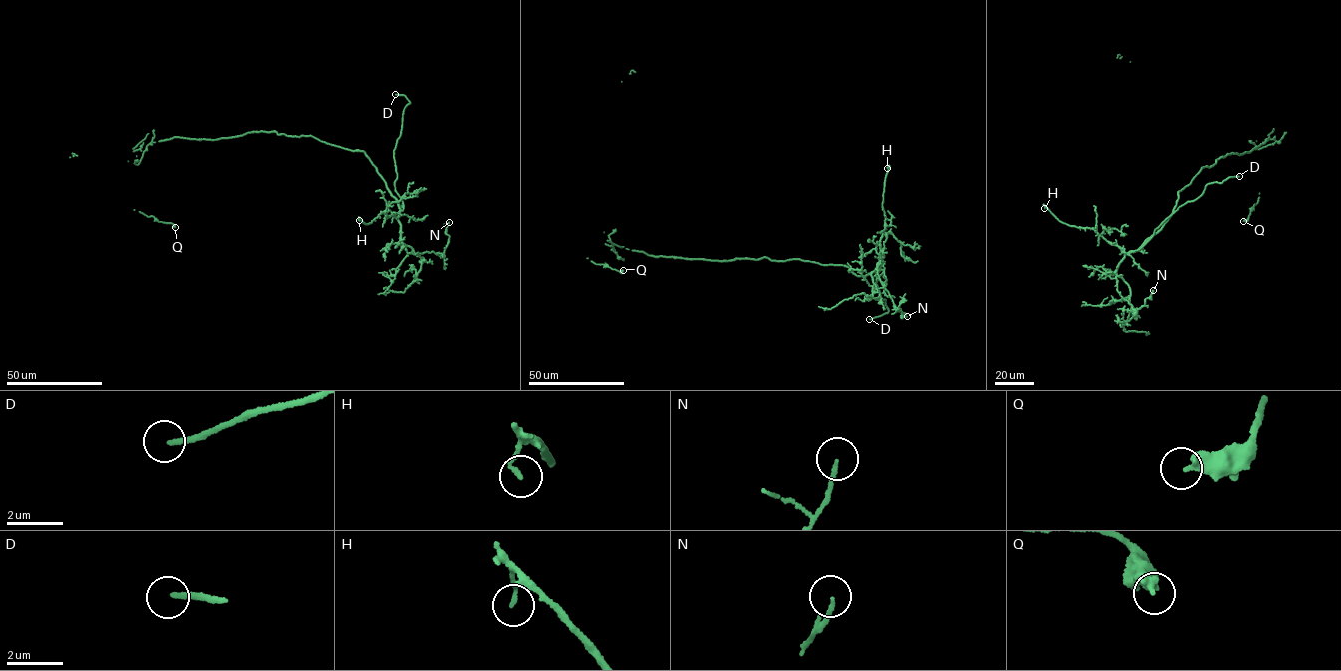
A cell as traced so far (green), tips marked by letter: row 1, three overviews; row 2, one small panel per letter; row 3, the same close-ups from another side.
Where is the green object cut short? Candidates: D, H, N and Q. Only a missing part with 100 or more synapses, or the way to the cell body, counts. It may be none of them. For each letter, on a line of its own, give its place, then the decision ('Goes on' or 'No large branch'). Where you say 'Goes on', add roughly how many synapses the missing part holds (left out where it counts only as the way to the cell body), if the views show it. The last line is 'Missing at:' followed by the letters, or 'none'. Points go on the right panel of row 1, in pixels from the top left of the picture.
D: Place: (1239, 176). Goes on
H: Place: (1044, 208). No large branch
N: Place: (1153, 290). No large branch
Q: Place: (1243, 221). No large branch
Missing at: D

